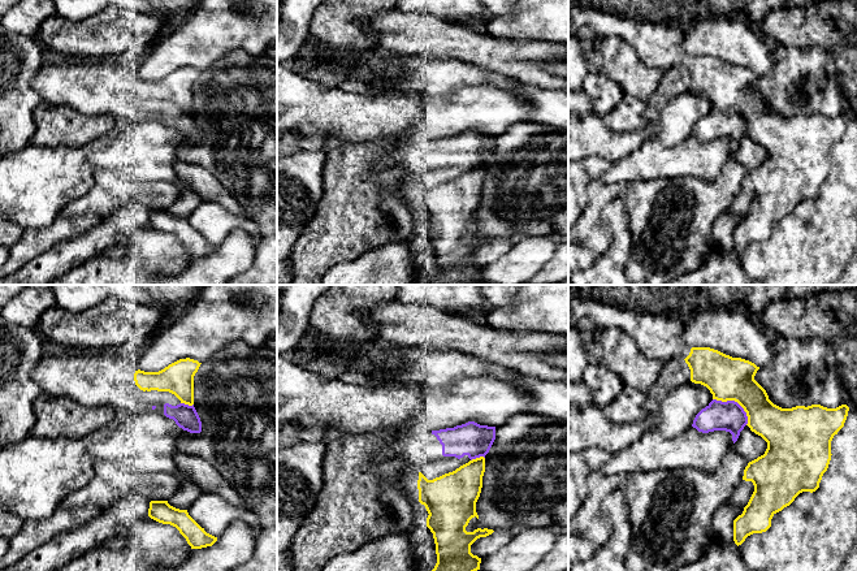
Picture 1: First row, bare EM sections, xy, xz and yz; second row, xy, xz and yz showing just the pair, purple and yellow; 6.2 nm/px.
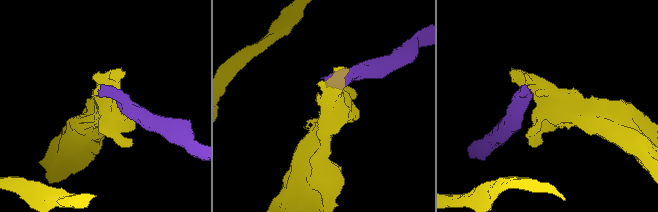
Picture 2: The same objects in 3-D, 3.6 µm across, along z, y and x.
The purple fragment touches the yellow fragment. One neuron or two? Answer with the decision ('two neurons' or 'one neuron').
two neurons

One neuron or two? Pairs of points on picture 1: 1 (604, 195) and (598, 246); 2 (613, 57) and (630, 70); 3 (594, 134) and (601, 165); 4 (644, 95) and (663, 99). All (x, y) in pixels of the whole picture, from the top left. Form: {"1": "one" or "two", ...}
{"1": "one", "2": "one", "3": "two", "4": "two"}

